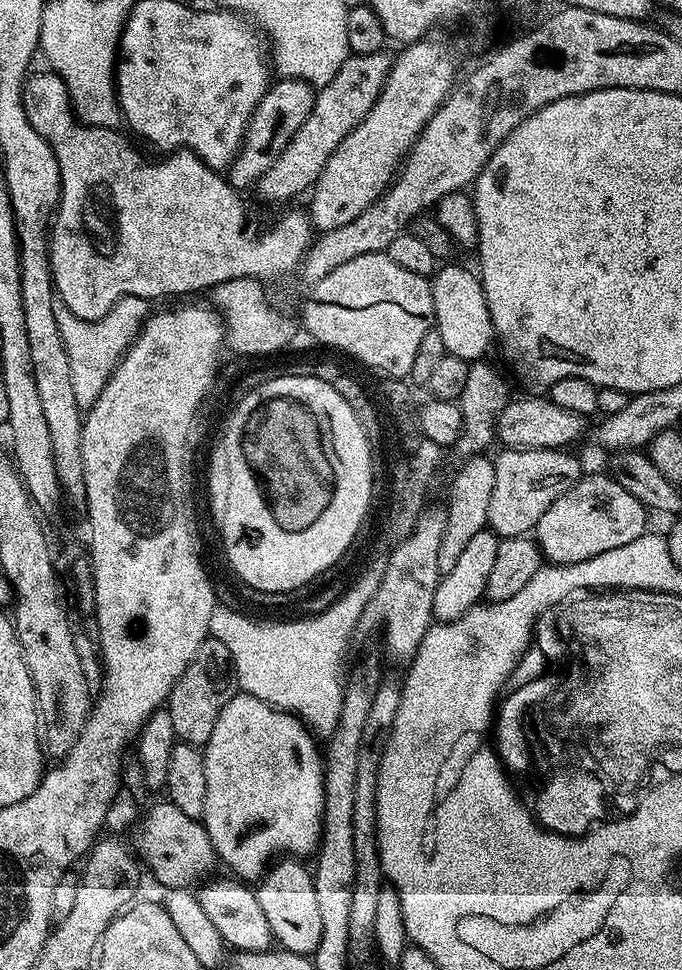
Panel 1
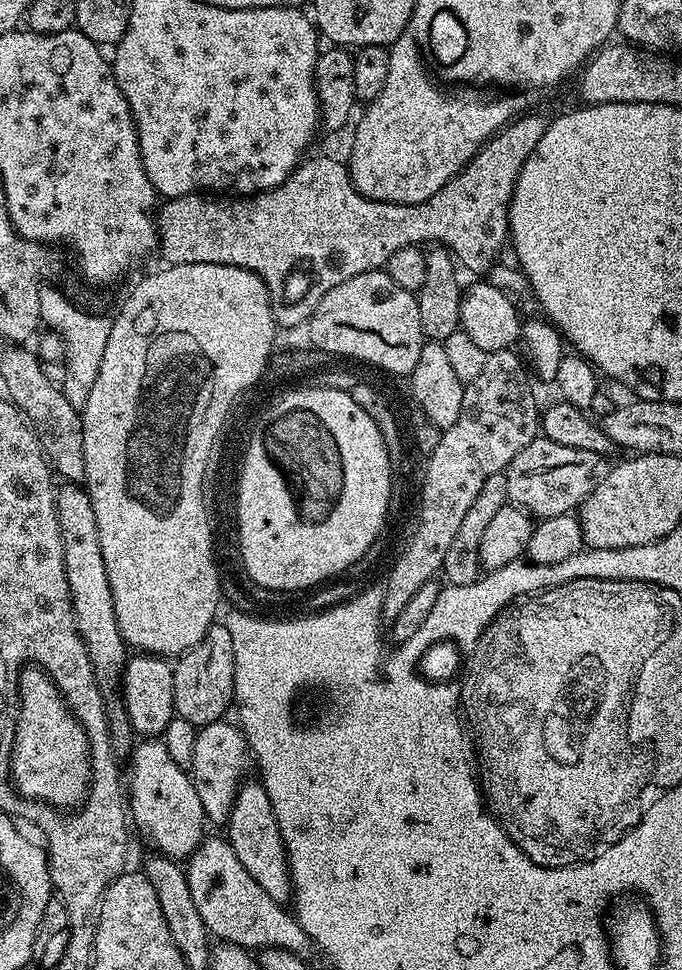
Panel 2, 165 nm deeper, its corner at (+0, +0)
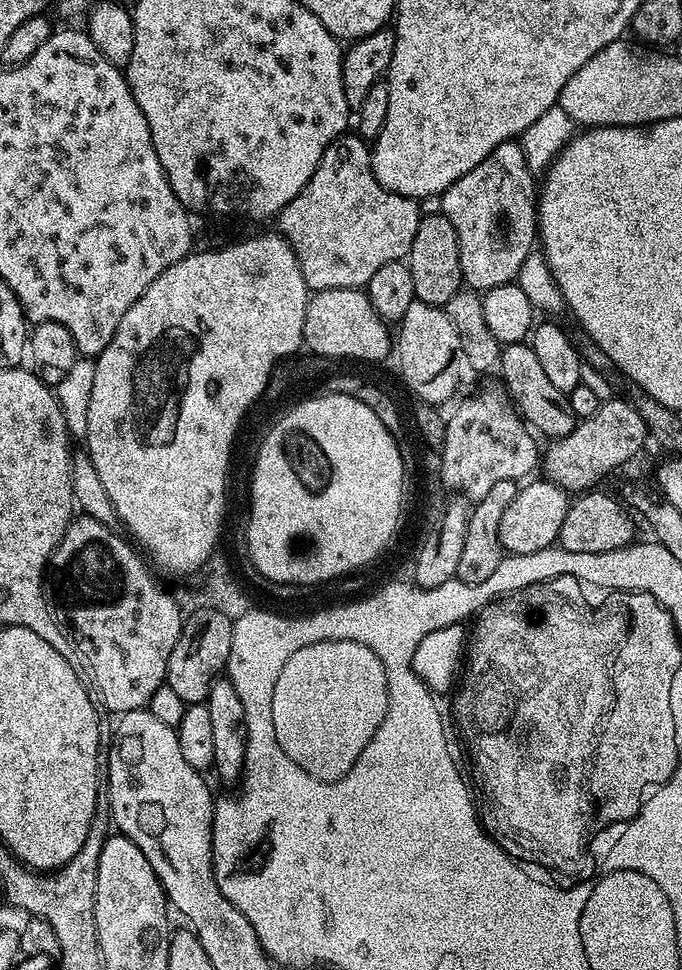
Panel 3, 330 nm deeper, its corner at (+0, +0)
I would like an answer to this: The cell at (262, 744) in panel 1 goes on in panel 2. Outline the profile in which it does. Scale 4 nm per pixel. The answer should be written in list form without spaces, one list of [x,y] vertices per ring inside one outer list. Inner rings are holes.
[[[227,719],[215,720],[213,724],[208,724],[205,728],[199,729],[194,742],[194,762],[190,769],[192,785],[194,790],[198,790],[198,798],[202,801],[202,810],[209,821],[223,825],[228,819],[232,803],[236,797],[236,791],[240,789],[242,781],[245,779],[244,771],[250,768],[250,749],[247,739],[235,723],[228,724]]]

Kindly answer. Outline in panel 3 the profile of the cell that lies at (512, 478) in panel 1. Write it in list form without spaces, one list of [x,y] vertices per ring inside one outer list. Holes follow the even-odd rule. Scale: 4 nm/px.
[[[613,398],[601,403],[590,418],[579,421],[569,436],[553,439],[548,449],[542,452],[542,471],[553,484],[569,494],[583,494],[595,489],[603,476],[623,466],[640,452],[644,440],[649,439],[646,422],[642,422],[638,410],[623,398]]]

